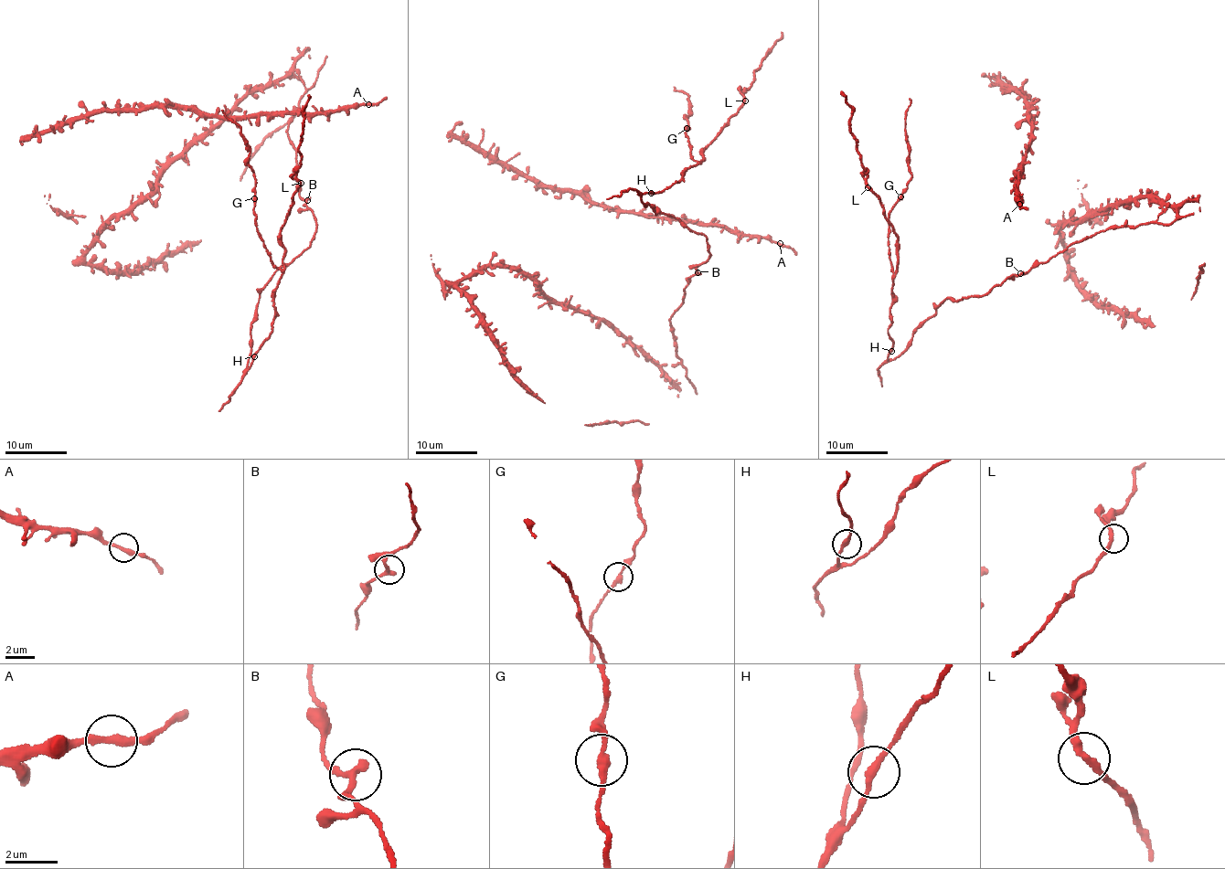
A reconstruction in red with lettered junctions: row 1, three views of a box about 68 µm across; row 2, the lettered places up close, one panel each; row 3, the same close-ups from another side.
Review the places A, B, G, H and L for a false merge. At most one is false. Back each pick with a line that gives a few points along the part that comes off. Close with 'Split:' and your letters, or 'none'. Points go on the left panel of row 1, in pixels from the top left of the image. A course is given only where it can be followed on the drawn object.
Split: none

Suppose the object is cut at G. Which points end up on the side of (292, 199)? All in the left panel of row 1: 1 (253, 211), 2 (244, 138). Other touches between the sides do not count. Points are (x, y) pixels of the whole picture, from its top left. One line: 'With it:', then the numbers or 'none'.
With it: 1

